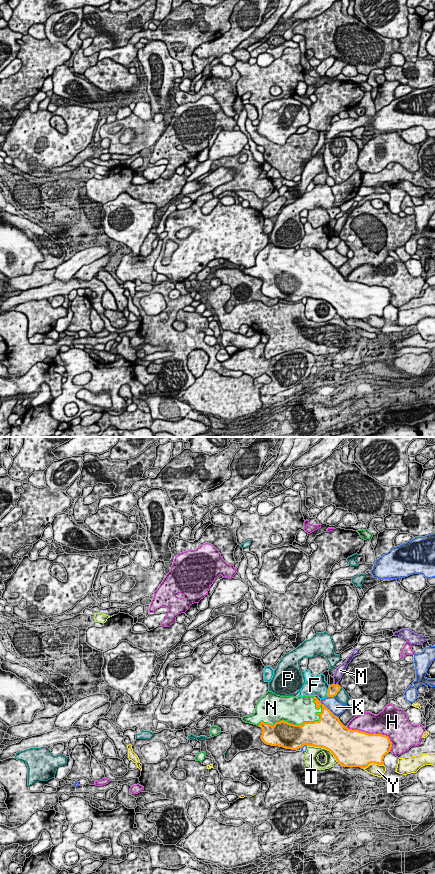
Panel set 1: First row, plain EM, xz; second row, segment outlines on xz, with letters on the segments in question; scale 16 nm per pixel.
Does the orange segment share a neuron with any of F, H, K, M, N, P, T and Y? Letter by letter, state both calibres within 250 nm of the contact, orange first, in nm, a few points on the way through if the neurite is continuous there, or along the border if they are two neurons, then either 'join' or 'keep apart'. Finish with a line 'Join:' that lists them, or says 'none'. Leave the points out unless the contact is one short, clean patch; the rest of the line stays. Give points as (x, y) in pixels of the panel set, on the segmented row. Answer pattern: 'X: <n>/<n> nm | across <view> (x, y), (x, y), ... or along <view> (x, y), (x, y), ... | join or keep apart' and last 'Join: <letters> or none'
F: 160/320 nm | keep apart
H: 480/380 nm | keep apart
K: 340/220 nm | keep apart
M: 160/140 nm | keep apart
N: 420/420 nm | join
P: 160/180 nm | keep apart
T: 500/220 nm | keep apart
Y: 480/190 nm | keep apart
Join: N

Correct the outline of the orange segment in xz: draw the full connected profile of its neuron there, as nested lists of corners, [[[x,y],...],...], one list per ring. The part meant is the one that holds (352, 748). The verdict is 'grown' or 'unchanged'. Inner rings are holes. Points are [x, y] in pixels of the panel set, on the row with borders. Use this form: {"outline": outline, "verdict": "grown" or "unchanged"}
{"outline": [[[268,691],[257,703],[255,713],[242,720],[262,728],[262,741],[271,746],[297,750],[306,746],[329,750],[344,767],[368,767],[371,763],[384,765],[383,759],[391,752],[392,742],[382,734],[369,734],[345,727],[330,709],[314,696],[280,696]]], "verdict": "grown"}

